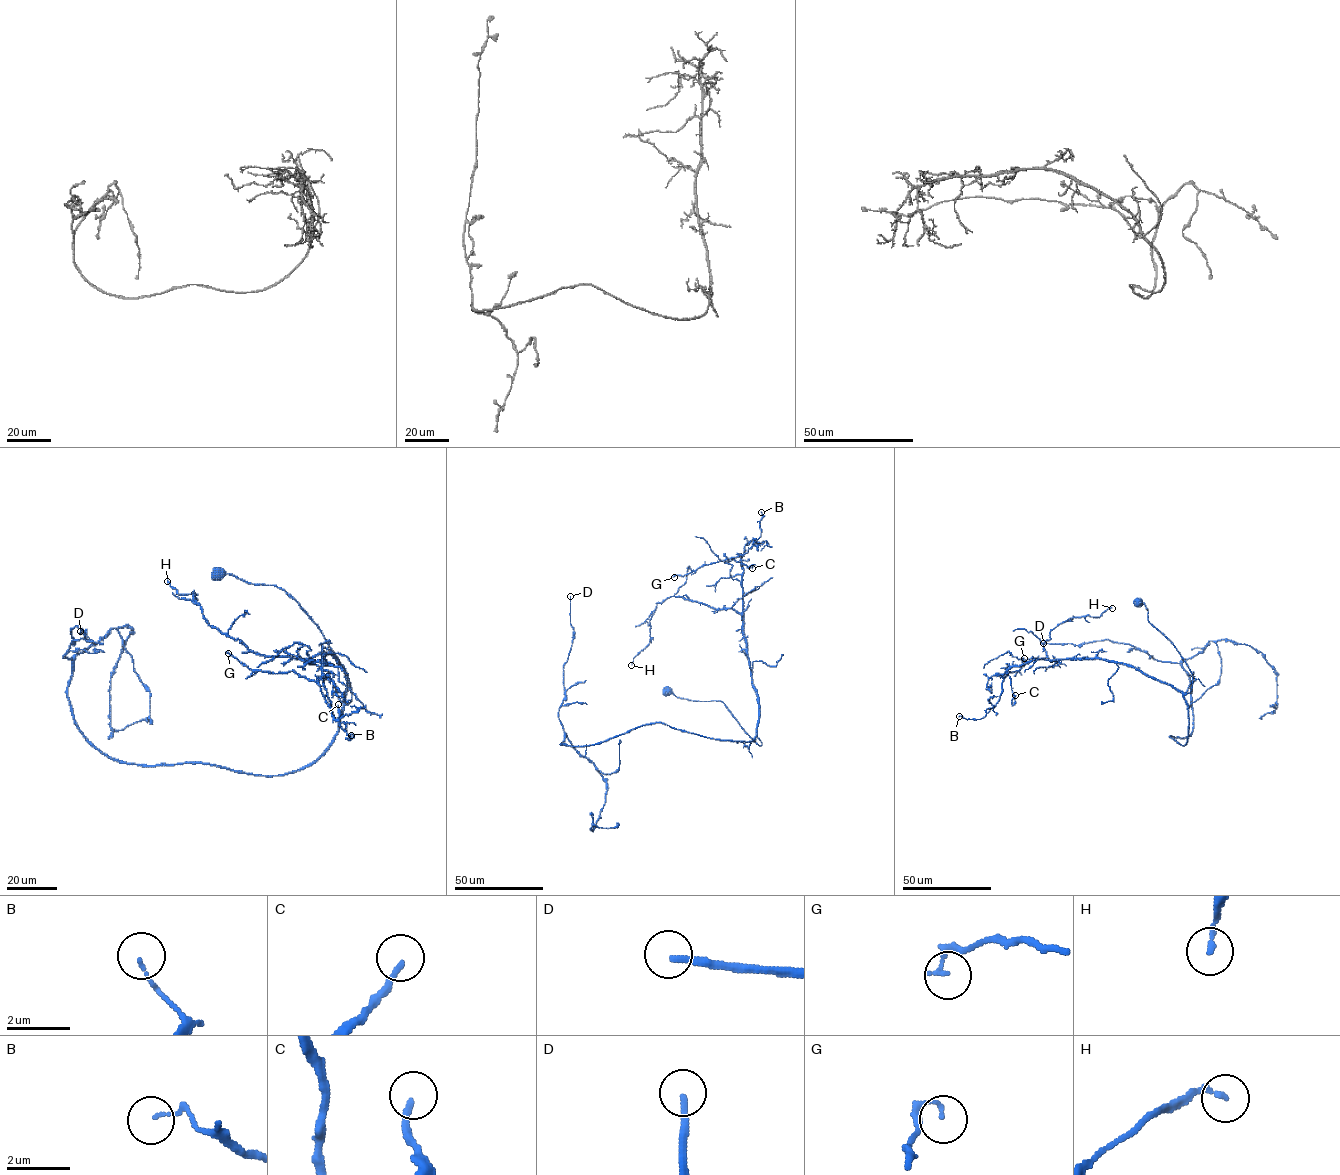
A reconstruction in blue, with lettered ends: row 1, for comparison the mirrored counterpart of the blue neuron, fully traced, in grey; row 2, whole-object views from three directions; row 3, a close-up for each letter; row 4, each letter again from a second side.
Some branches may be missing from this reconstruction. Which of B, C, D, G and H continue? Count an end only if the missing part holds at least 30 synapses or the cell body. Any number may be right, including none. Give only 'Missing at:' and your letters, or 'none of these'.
Missing at: D

